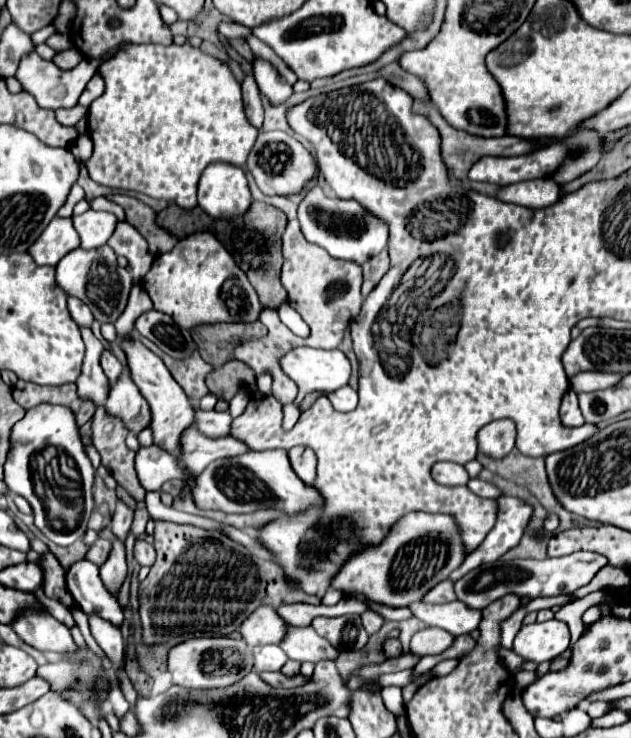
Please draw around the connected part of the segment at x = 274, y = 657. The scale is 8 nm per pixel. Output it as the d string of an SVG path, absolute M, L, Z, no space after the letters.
M262 645L254 647L254 669L262 671L280 671L282 665L288 661L284 651L278 645Z

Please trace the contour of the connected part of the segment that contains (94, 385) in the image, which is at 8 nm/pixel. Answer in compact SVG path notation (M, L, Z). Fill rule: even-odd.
M90 327L80 329L84 345L86 345L86 357L82 365L82 375L76 379L78 395L82 399L90 399L96 405L104 405L106 391L108 391L108 379L100 367L100 355L104 351L104 345L100 339L94 337Z

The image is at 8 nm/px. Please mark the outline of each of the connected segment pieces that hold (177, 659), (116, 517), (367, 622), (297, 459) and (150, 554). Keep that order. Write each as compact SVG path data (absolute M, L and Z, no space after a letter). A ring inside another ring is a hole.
M194 637L174 645L168 651L168 671L172 673L172 683L182 685L186 689L226 687L252 671L250 659L252 659L252 653L242 639Z
M118 499L116 501L116 511L114 511L112 521L110 521L110 531L124 541L128 531L130 531L132 517L134 517L134 509L128 503L124 503L122 499Z
M368 611L366 615L360 615L362 617L362 623L364 623L364 629L372 635L372 633L376 633L380 627L382 627L382 623L384 623L384 619L376 613L376 611Z
M294 447L288 451L292 469L304 483L312 483L316 479L316 455L312 449Z
M136 539L136 543L134 543L134 557L138 559L140 565L152 565L156 553L154 553L154 547L148 541Z

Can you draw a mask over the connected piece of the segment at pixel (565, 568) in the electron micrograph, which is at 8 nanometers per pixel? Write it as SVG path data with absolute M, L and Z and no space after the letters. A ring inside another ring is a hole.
M572 553L566 557L558 559L544 559L544 561L534 561L534 559L514 559L514 561L504 561L498 559L494 563L482 565L470 573L466 573L462 579L454 583L454 593L460 601L464 601L468 607L474 609L484 609L488 607L494 599L500 599L506 593L516 593L520 597L540 597L540 595L566 595L576 591L578 587L590 583L590 579L602 569L608 561L598 555L598 553Z

